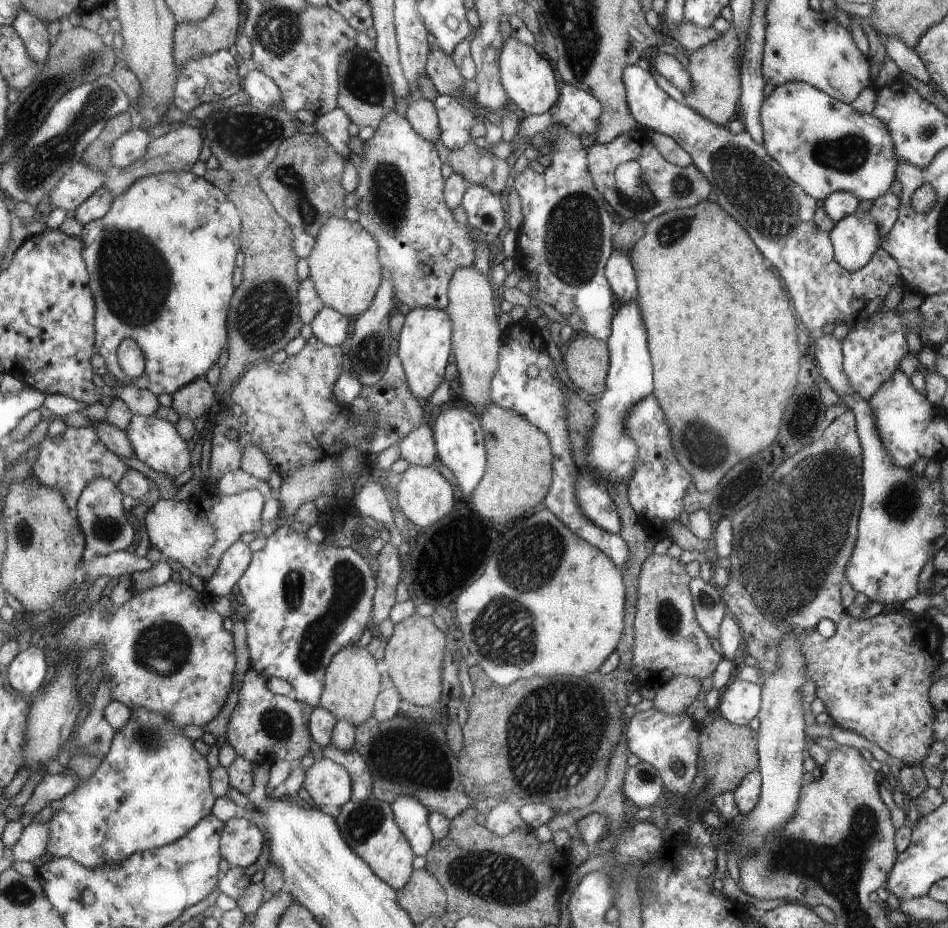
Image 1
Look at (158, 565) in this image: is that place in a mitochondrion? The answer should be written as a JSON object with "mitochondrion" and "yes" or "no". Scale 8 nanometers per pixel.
{"mitochondrion":"no"}

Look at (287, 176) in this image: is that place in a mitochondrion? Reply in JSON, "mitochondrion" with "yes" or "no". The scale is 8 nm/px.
{"mitochondrion":"yes"}

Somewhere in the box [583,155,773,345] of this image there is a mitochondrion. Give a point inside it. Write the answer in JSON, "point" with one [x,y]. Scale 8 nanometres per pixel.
{"point":[636,197]}

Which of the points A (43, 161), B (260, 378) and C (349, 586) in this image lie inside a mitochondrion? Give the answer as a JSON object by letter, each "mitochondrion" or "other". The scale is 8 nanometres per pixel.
{"A":"mitochondrion","B":"other","C":"mitochondrion"}

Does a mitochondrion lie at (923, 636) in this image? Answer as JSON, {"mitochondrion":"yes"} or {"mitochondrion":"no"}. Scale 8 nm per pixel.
{"mitochondrion":"no"}

